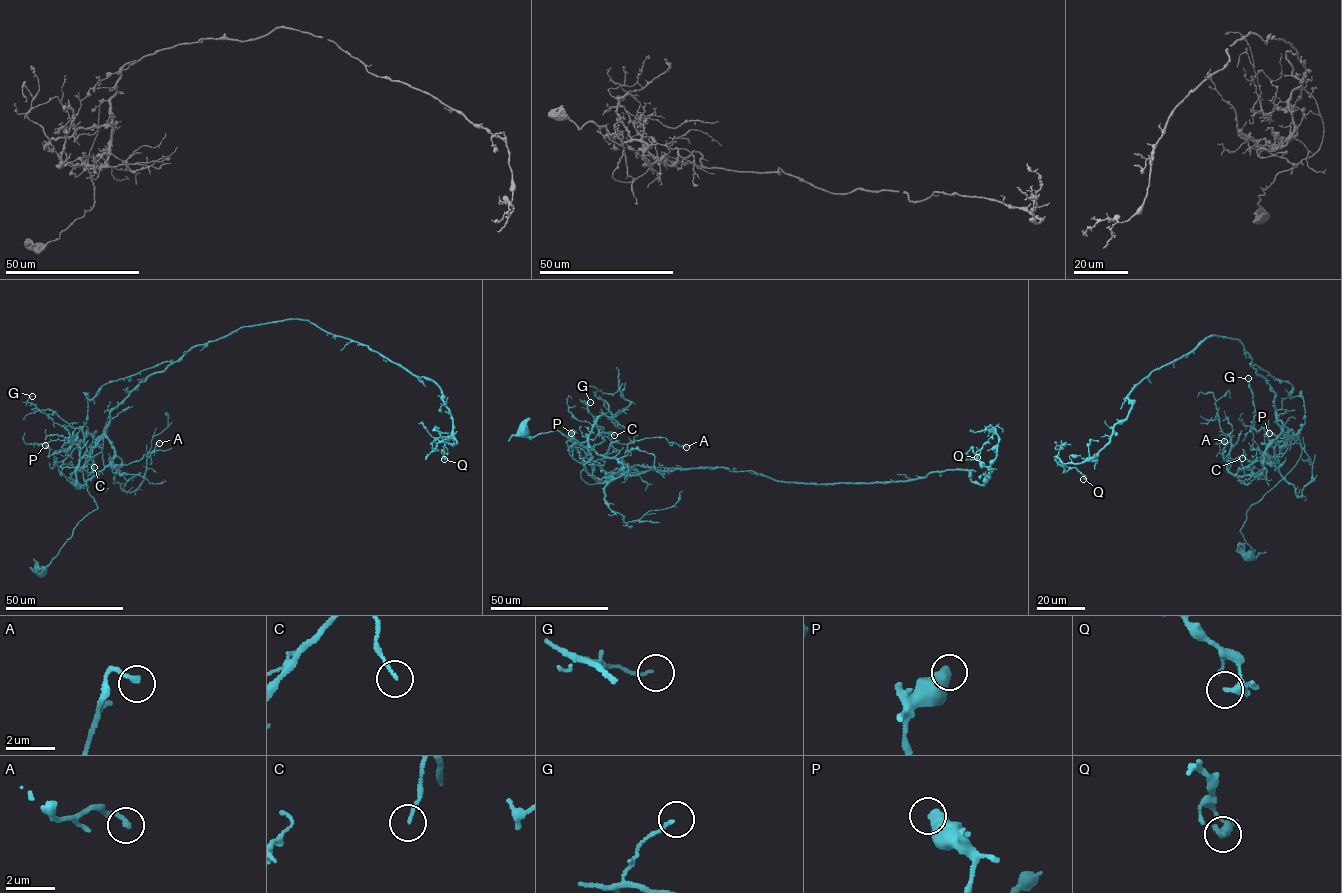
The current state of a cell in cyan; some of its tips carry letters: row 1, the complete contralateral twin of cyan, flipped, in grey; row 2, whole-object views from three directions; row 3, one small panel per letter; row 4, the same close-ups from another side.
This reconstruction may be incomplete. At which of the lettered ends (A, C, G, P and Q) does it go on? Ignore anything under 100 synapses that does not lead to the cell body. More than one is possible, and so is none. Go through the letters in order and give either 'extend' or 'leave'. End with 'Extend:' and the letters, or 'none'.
A: leave
C: leave
G: leave
P: leave
Q: leave
Extend: none

